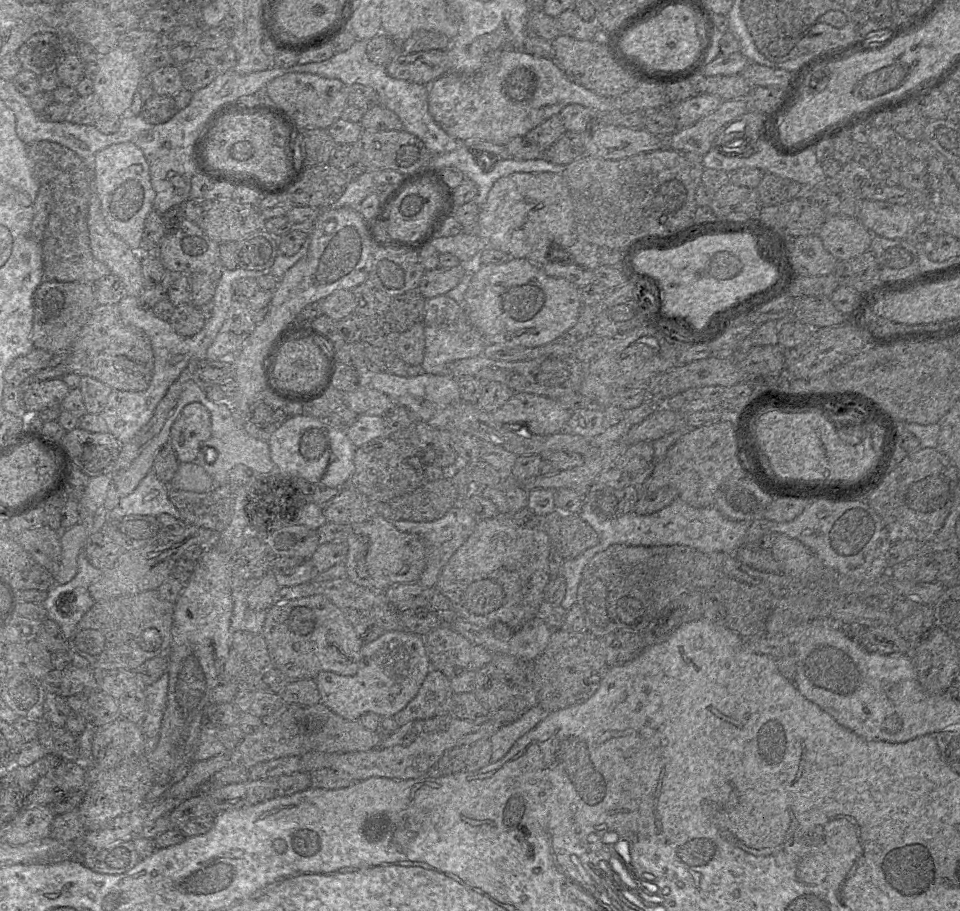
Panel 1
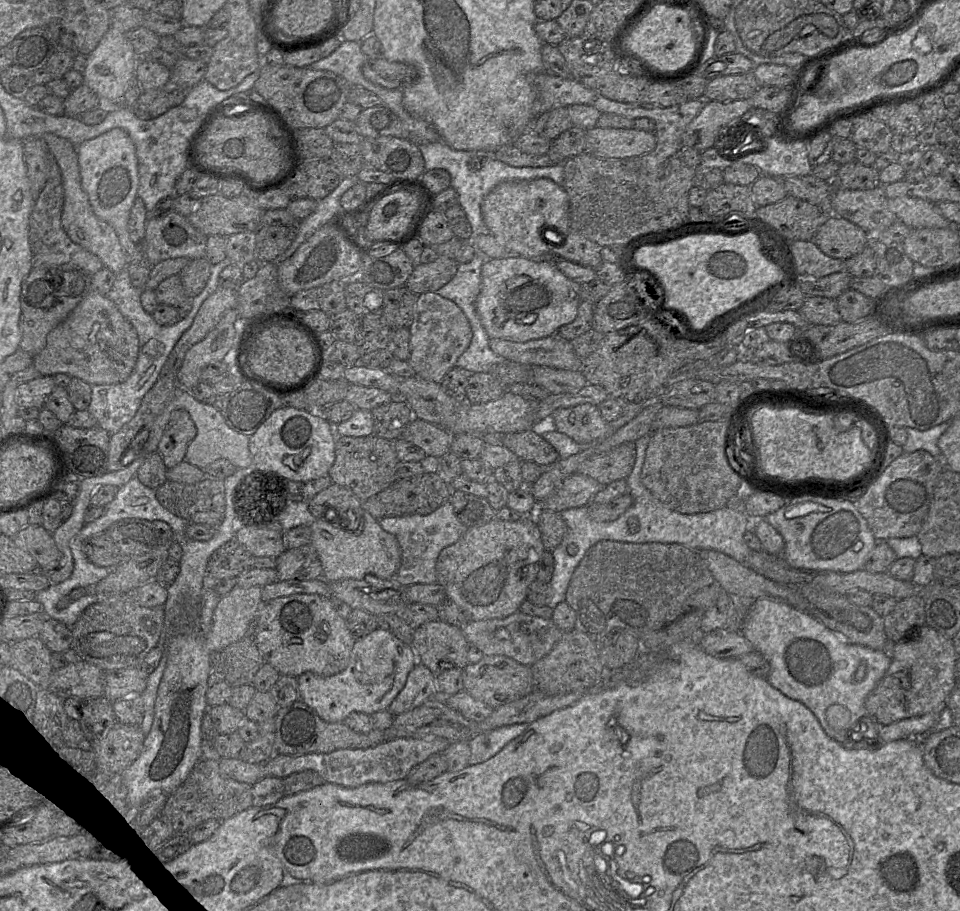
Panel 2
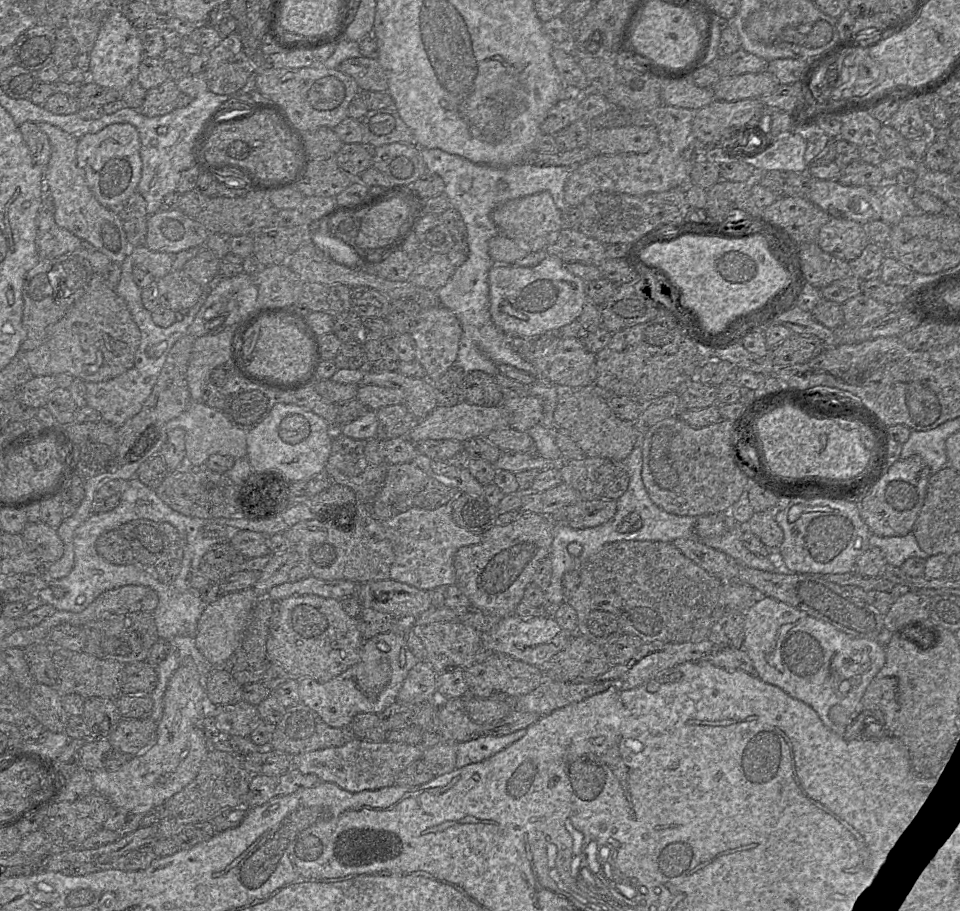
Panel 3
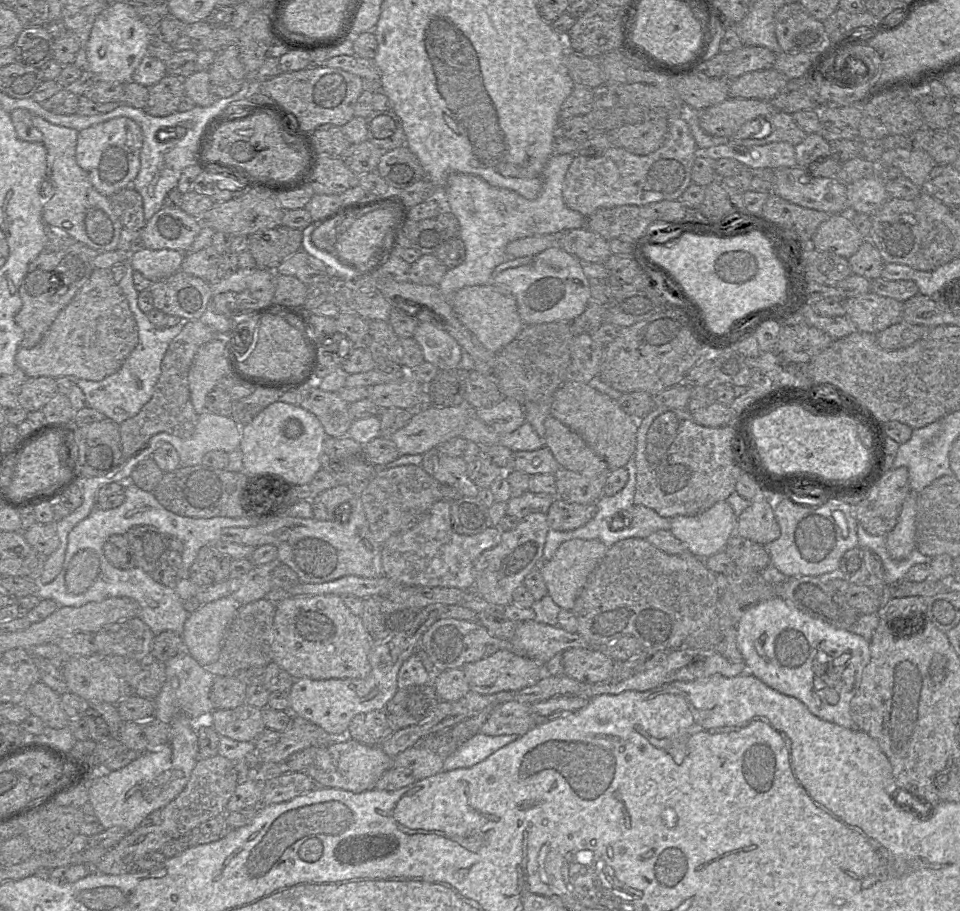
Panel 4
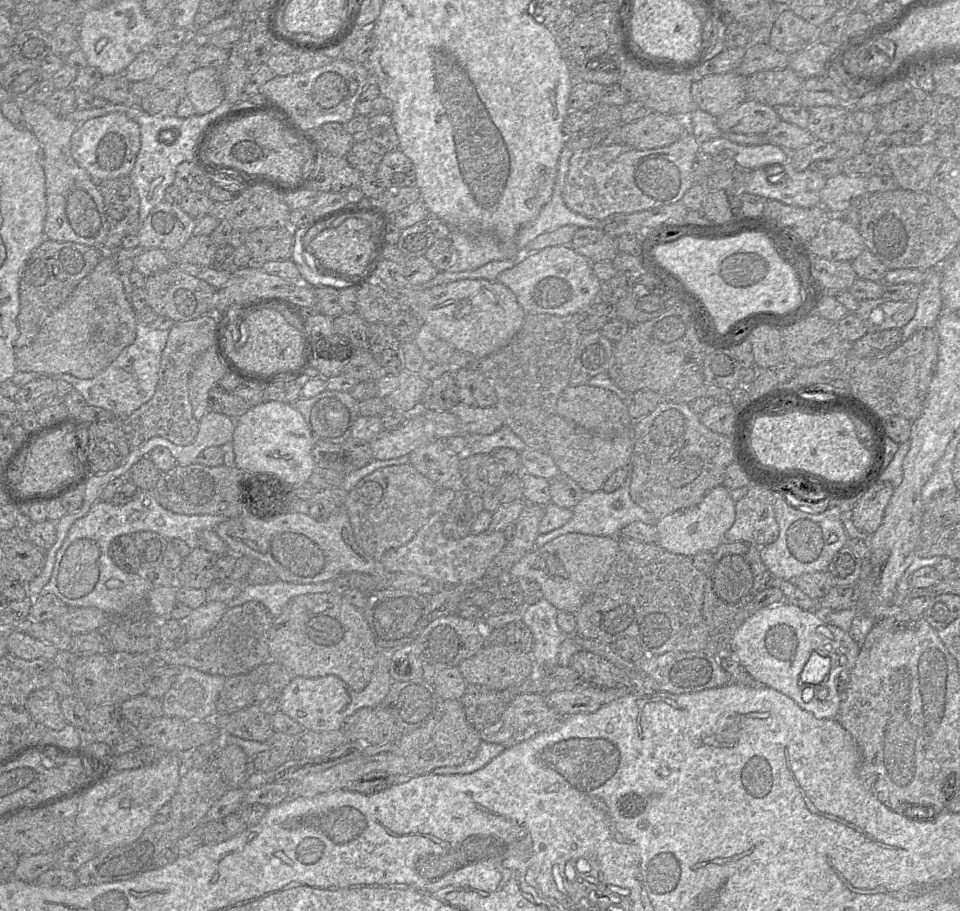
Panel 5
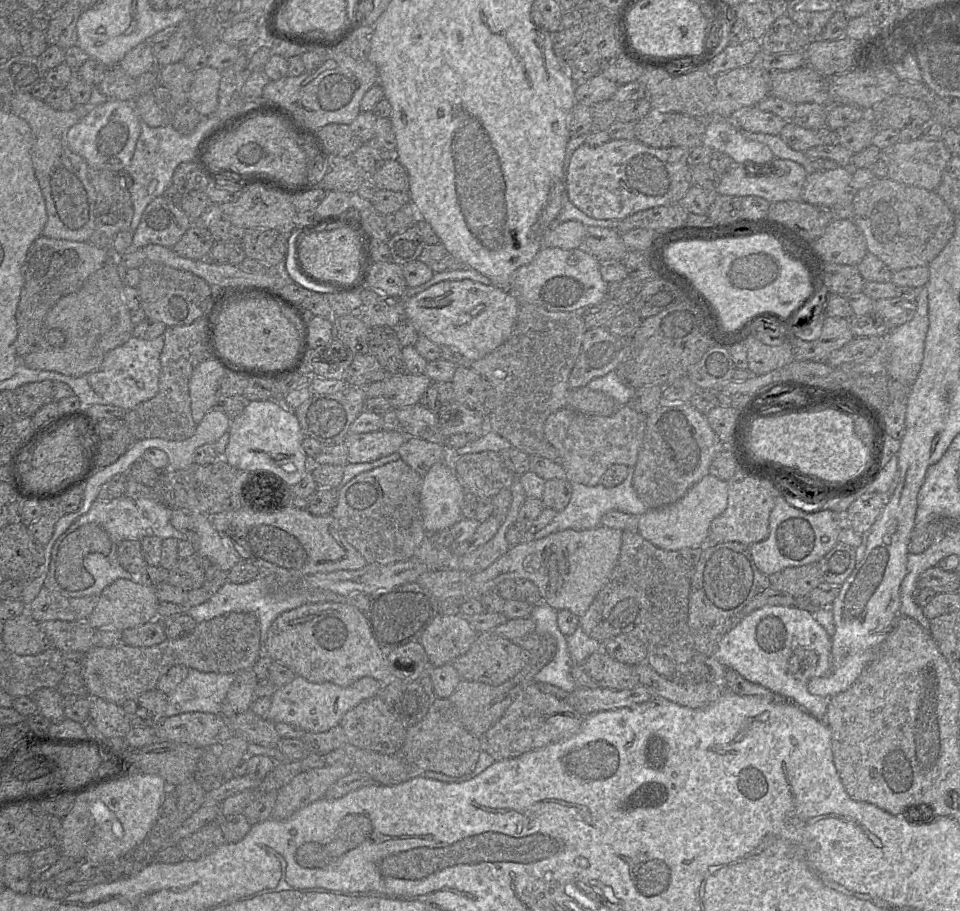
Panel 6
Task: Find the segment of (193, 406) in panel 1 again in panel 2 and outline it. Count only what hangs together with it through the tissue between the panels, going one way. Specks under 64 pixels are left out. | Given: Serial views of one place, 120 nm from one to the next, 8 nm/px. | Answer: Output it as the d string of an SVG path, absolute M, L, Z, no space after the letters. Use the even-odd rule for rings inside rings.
M179 409L172 413L157 450L168 469L185 461L187 449L196 432L188 411Z

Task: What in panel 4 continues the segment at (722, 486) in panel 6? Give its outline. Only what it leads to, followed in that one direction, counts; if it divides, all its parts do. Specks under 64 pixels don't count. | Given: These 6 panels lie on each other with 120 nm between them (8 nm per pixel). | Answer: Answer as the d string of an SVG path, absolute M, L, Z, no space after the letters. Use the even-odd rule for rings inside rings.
M726 500L715 503L706 511L694 516L676 516L671 519L670 532L681 541L687 550L694 556L707 559L708 557L723 551L732 536L735 535L737 517Z

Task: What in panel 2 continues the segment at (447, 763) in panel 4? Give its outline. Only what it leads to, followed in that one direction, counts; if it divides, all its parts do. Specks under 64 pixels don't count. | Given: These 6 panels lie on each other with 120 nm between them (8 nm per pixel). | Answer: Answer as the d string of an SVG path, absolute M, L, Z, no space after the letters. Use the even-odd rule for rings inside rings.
M517 723L485 731L467 739L470 747L469 765L489 760L510 741L523 734L527 727L527 723Z

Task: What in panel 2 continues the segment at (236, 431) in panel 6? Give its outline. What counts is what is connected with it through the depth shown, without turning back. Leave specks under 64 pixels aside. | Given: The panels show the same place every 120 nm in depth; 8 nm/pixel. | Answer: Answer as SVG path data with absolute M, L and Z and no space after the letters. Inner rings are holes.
M280 407L249 437L252 469L276 472L286 479L307 482L328 475L335 461L334 425L312 409Z

